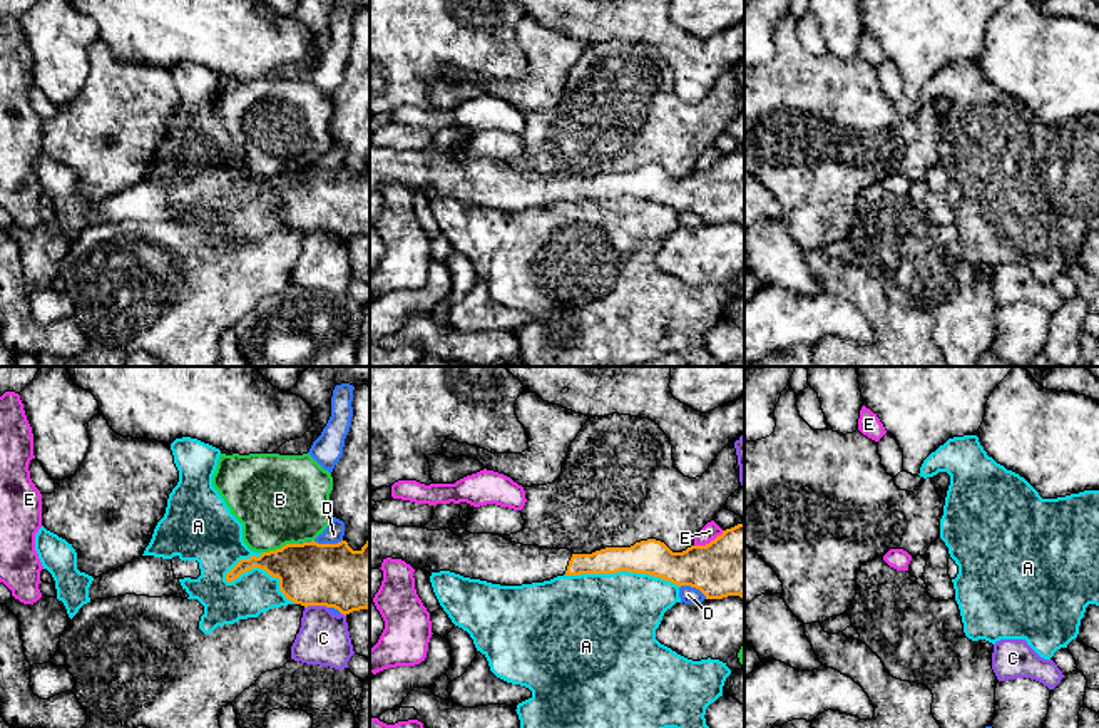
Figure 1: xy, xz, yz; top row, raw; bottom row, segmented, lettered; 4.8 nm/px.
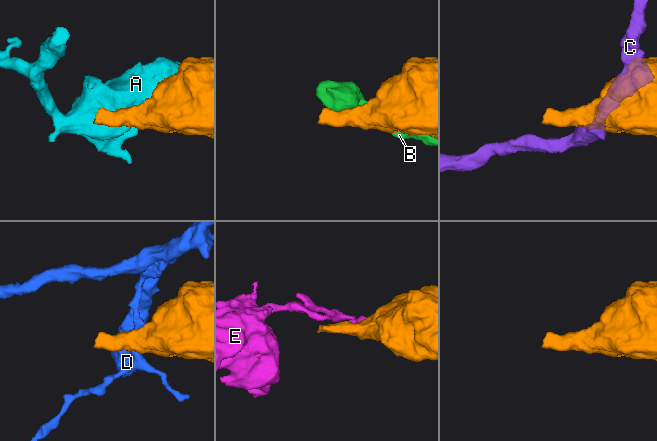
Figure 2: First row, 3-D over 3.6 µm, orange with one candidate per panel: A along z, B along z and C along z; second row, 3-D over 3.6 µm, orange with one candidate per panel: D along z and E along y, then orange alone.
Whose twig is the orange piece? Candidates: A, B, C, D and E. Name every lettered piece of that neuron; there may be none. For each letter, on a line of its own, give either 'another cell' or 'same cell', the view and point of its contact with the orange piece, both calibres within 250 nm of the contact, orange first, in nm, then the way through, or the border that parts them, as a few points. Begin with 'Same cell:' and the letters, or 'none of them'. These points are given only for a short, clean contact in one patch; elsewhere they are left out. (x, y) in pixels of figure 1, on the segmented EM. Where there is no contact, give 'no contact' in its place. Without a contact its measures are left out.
Same cell: none of them
A: another cell; meets orange in xy at (263, 568); 300 nm thick on the orange side, 240 nm on the other
B: another cell; meets orange in xy at (281, 548); 300 nm thick on the orange side, 440 nm on the other
C: another cell; meets orange in xy at (315, 604); 300 nm thick on the orange side, 240 nm on the other; border along xy (327, 606), (305, 608)
D: another cell; meets orange in xy at (323, 544); 300 nm thick on the orange side, 90 nm on the other
E: another cell; meets orange in xz at (710, 543); 340 nm thick on the orange side, 80 nm on the other

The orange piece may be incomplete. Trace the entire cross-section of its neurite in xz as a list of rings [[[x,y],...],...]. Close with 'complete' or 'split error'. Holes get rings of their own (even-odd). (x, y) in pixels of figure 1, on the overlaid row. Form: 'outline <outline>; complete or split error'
outline [[[370,520],[370,569],[380,569],[386,557],[401,559],[413,569],[430,566],[433,572],[450,571],[500,586],[544,582],[564,574],[616,574],[627,571],[661,577],[679,587],[696,587],[706,599],[744,597],[744,522],[723,531],[706,546],[691,546],[682,552],[672,552],[664,542],[647,539],[631,547],[606,547],[592,554],[574,554],[569,549],[515,544],[493,534],[465,532],[457,536],[450,529],[428,531],[425,527],[396,527]]]; split error

